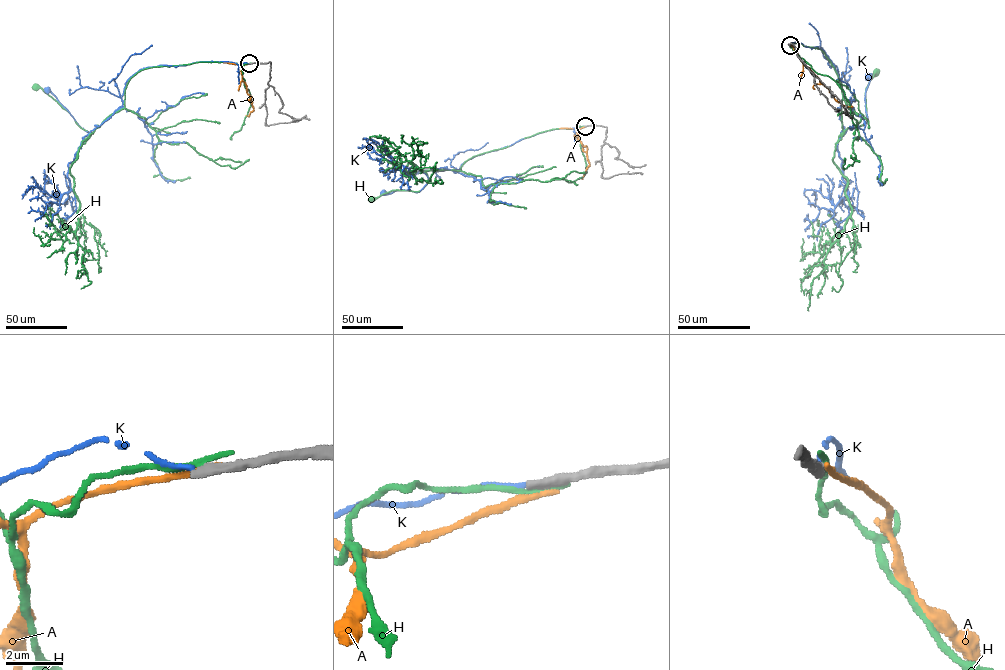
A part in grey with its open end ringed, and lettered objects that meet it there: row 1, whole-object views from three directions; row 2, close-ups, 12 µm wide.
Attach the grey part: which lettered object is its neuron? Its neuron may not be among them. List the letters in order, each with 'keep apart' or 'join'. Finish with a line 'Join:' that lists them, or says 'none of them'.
A: keep apart
H: keep apart
K: keep apart
Join: none of them

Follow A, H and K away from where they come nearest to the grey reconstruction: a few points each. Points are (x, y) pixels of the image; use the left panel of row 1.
A: (249, 63), (242, 66), (242, 80), (253, 110), (246, 116)
H: (249, 63), (198, 62), (139, 71), (126, 85), (124, 107), (82, 145), (93, 134), (35, 87)
K: (249, 64), (199, 61), (141, 68), (125, 83), (121, 106), (91, 131), (88, 138), (92, 133), (47, 91)

